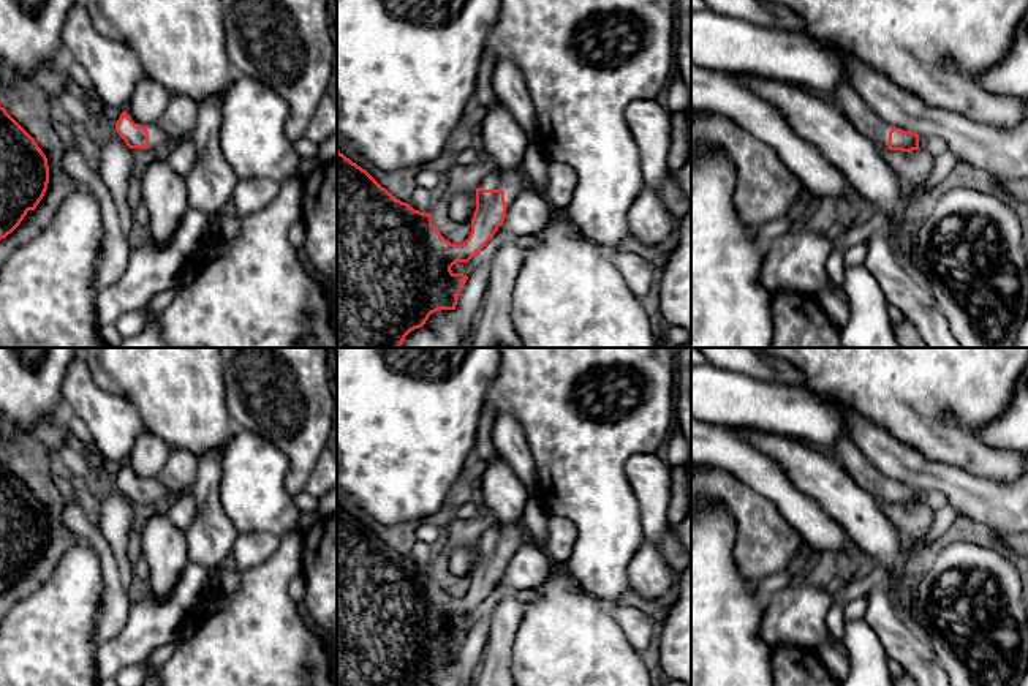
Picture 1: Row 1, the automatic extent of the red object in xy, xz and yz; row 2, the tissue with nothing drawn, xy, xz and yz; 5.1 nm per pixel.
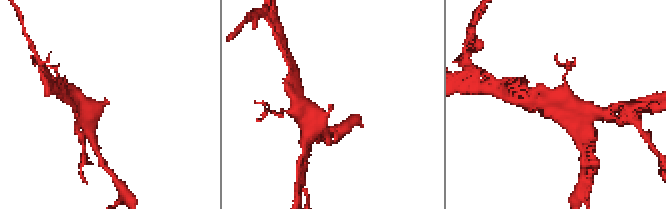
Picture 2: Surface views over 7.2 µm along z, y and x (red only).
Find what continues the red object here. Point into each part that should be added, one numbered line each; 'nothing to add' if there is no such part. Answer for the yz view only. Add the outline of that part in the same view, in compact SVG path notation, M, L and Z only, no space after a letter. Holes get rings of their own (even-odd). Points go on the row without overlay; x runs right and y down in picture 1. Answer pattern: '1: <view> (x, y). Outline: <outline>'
1: yz (867, 476). Outline: M840 438L827 452L876 503L889 503L890 479L886 477L849 438Z

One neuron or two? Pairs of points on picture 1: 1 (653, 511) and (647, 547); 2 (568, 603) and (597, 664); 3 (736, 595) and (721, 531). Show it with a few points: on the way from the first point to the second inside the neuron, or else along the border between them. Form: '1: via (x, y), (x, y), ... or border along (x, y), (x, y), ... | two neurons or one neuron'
1: border along (646, 538), (660, 550) | two neurons
2: via (568, 618), (568, 636), (581, 648) | one neuron
3: via (721, 579), (721, 547) | one neuron

